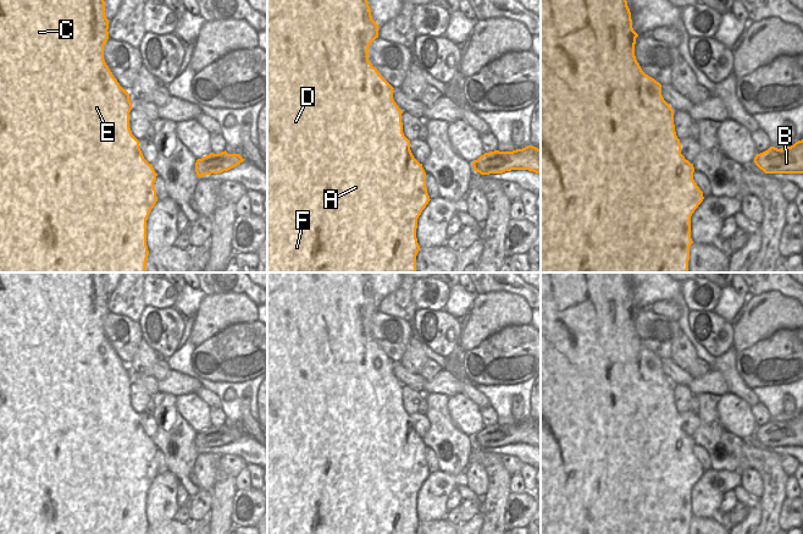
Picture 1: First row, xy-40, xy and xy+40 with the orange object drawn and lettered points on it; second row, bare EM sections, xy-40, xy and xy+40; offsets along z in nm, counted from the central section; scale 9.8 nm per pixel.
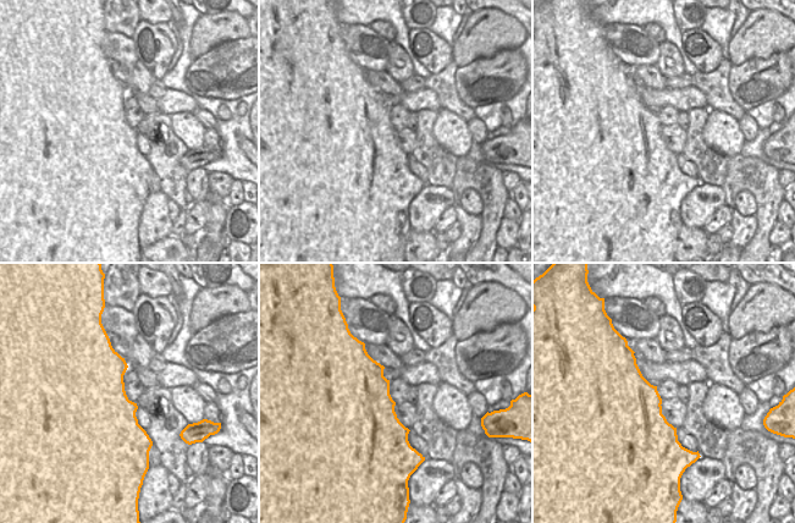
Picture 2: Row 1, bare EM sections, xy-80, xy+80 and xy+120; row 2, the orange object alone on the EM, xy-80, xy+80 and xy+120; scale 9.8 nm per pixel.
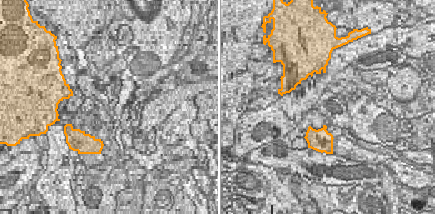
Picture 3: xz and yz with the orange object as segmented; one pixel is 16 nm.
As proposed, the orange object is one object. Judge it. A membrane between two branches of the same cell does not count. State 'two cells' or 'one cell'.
one cell

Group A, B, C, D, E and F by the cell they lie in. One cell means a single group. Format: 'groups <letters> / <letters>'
groups A B C D E F

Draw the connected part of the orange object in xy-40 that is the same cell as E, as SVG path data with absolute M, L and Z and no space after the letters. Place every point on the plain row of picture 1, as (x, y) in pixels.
M0 272L0 534L146 534L146 494L157 475L154 456L157 447L139 422L139 414L129 402L132 376L129 368L113 351L104 334L104 319L109 313L109 293L104 272Z

